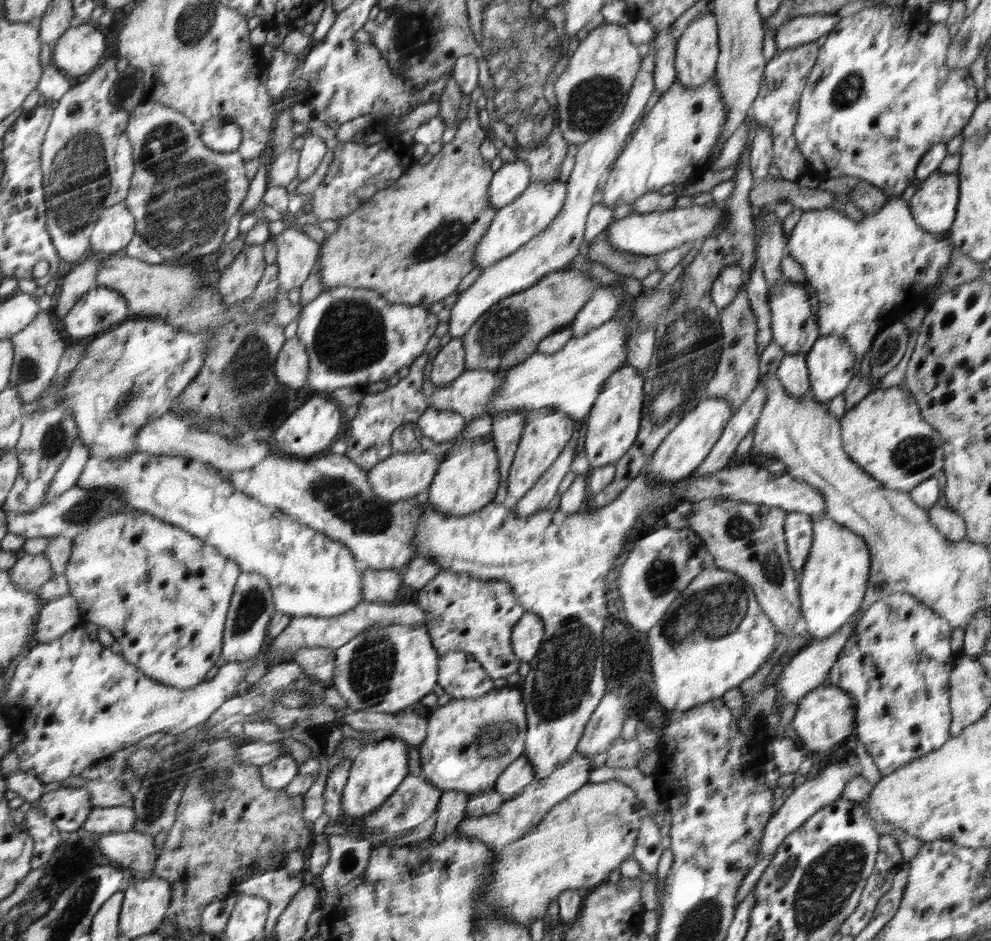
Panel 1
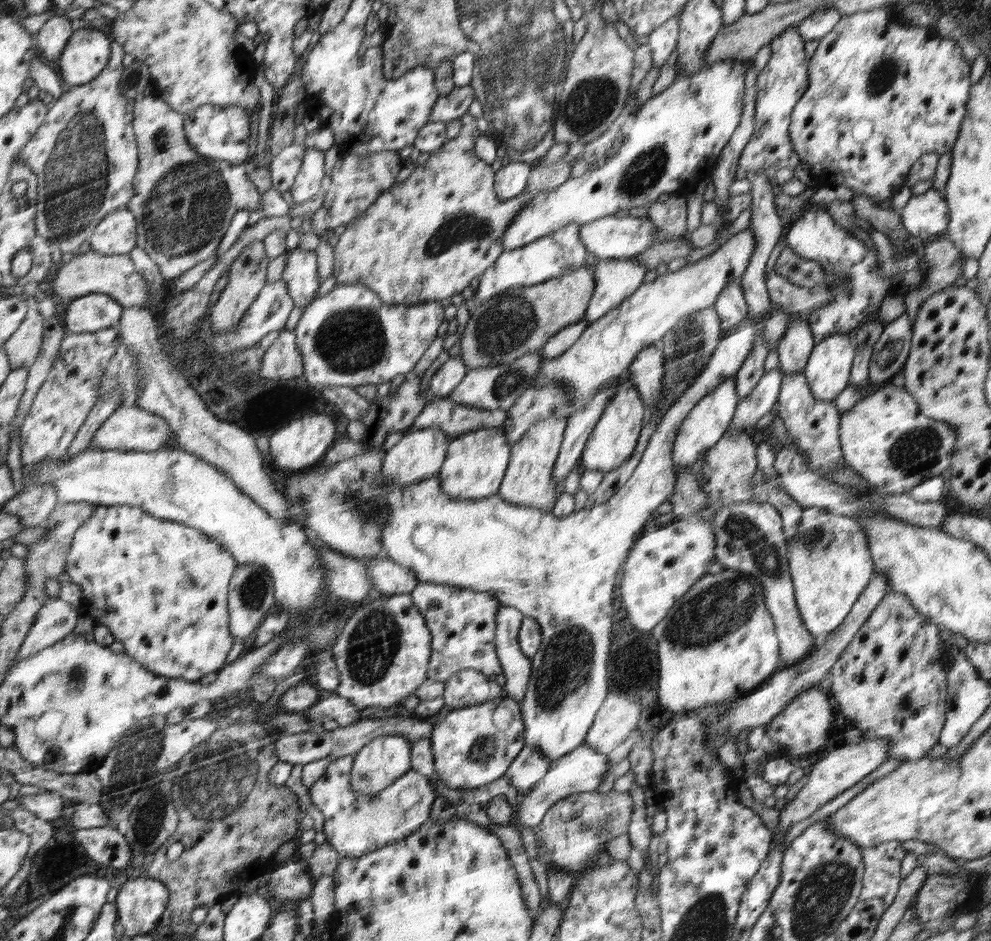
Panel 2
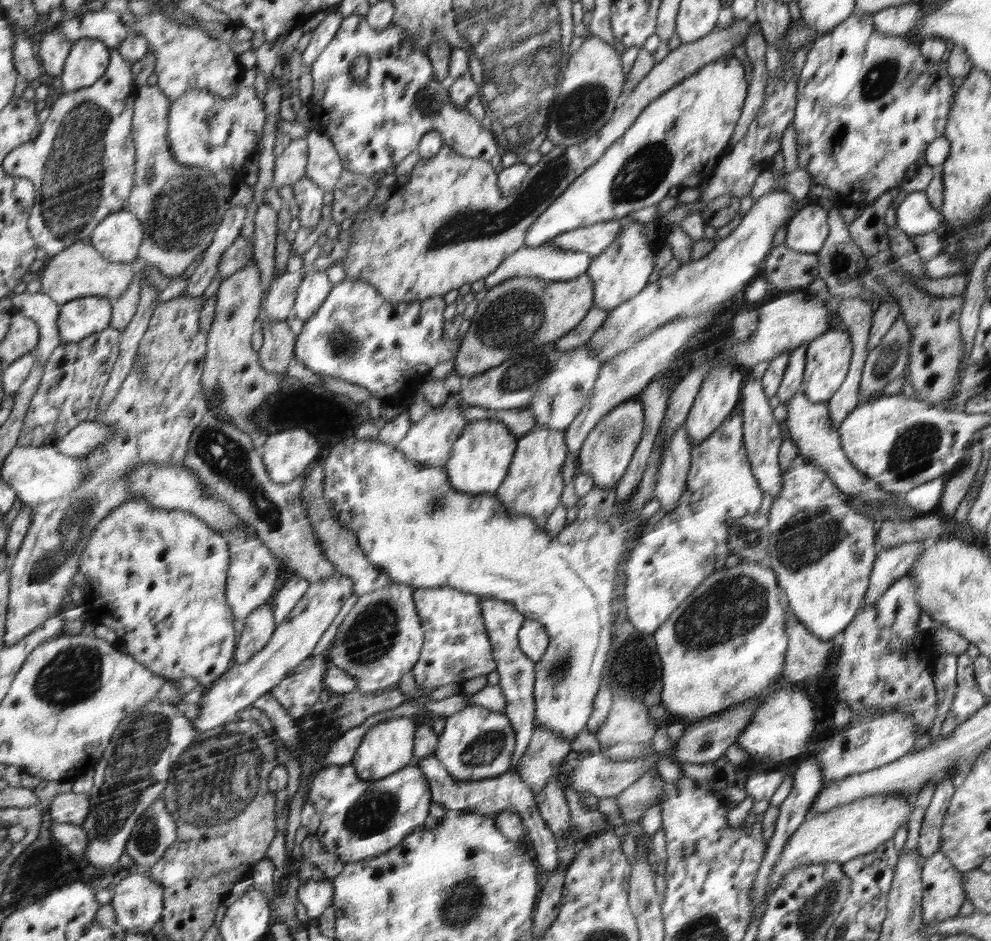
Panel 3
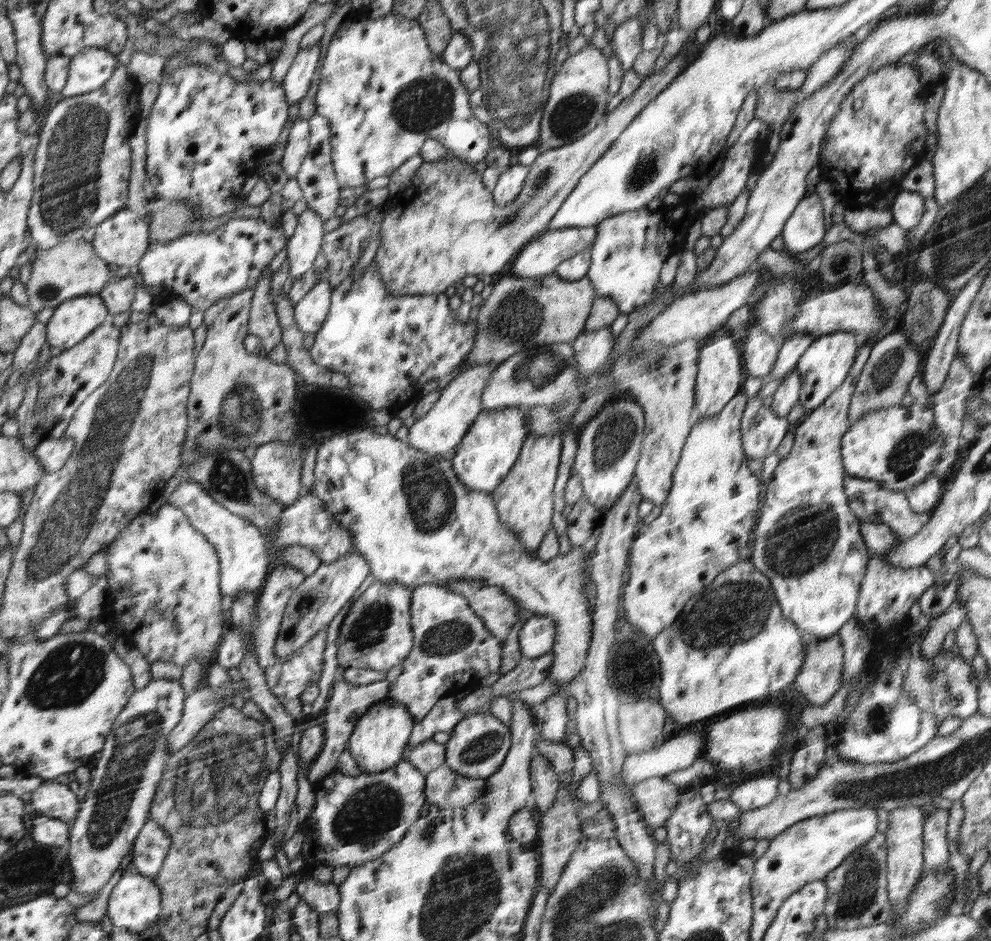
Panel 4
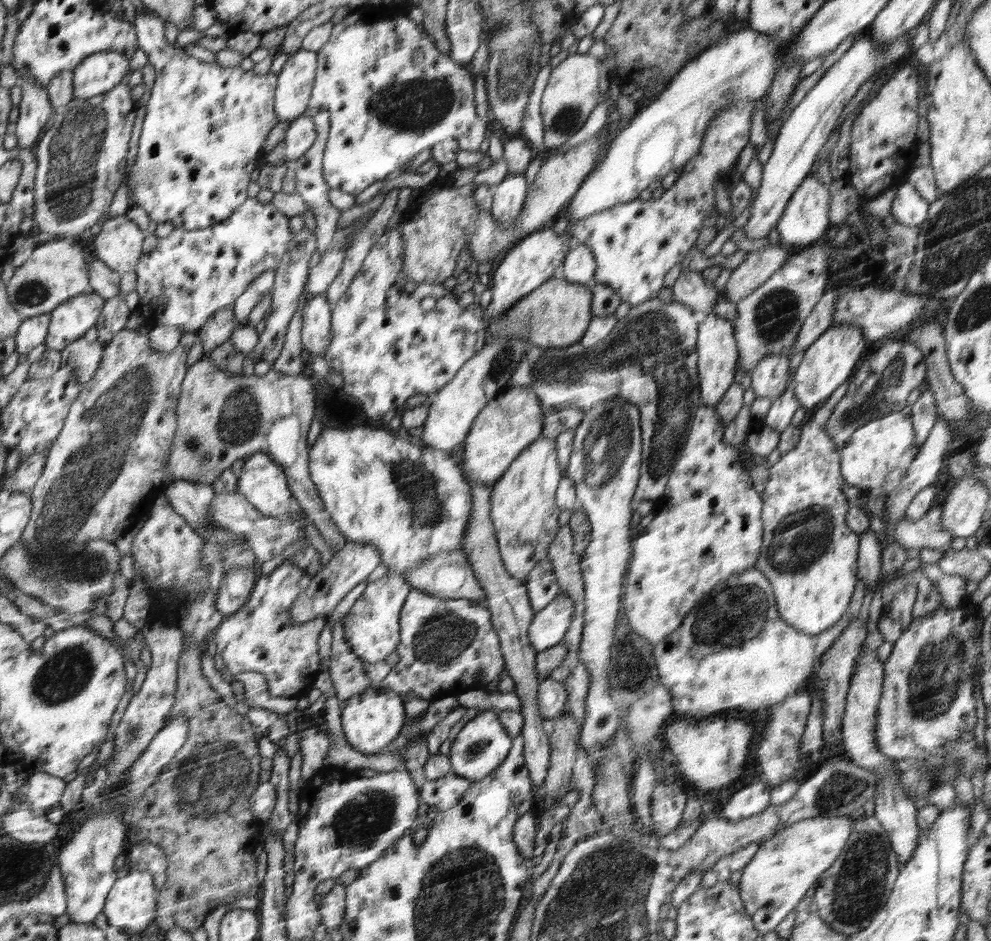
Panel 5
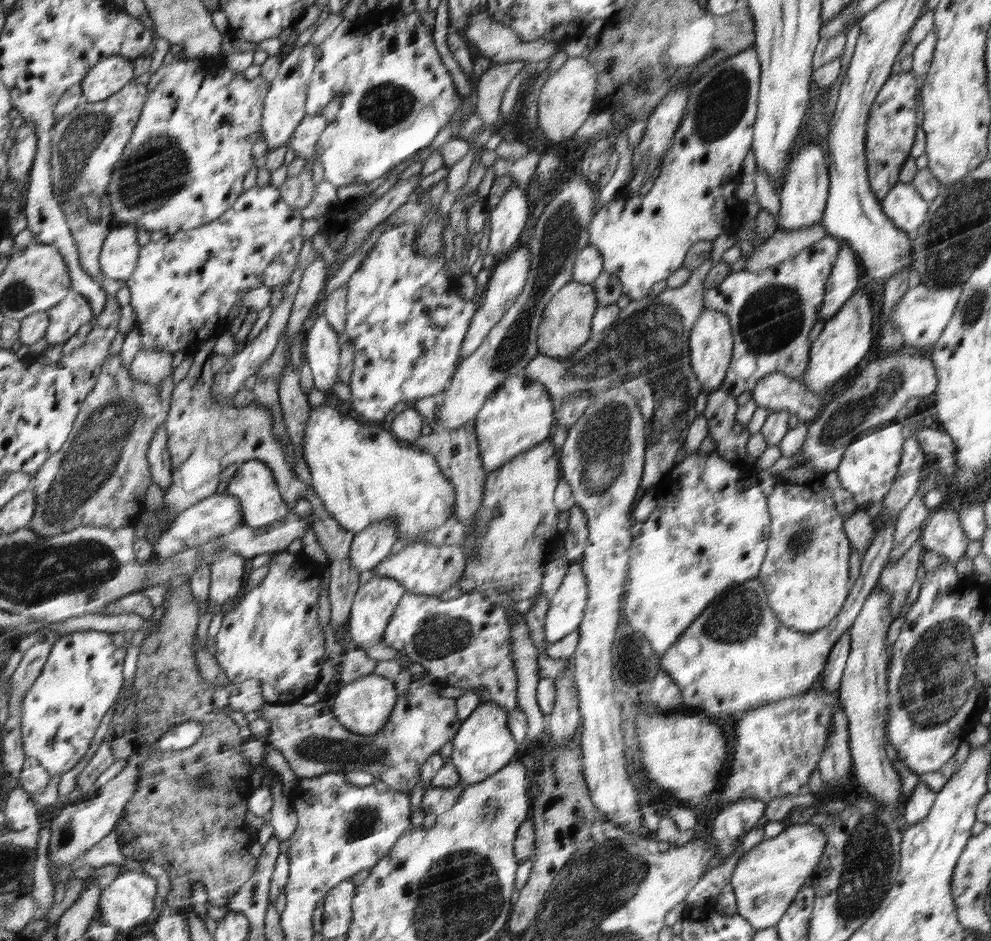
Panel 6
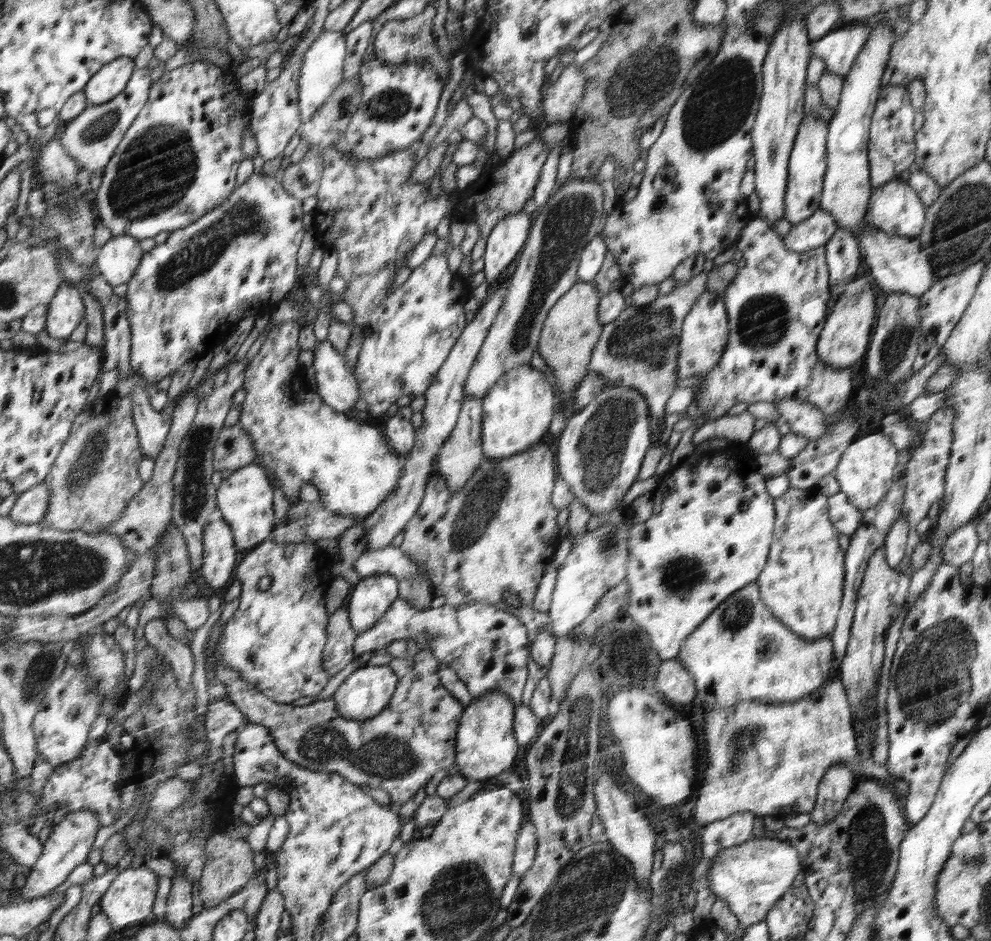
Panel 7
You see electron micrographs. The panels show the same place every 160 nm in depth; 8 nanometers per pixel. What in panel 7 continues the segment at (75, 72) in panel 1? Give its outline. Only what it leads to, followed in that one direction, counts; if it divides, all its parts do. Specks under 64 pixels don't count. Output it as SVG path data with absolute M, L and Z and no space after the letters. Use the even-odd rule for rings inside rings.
M135 57L117 58L100 70L85 88L89 106L106 104L125 92L134 73L137 72Z

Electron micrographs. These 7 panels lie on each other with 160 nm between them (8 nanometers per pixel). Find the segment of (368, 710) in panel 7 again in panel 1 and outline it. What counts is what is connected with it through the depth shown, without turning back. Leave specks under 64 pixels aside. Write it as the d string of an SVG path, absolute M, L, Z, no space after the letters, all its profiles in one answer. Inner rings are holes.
M385 738L366 745L352 757L346 796L341 797L342 815L357 819L373 813L408 776L408 750L402 739Z

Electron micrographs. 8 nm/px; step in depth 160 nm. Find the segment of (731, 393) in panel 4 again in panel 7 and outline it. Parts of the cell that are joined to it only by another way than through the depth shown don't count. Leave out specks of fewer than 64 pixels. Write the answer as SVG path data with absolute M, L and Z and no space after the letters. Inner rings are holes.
M706 291L697 298L697 304L685 318L682 325L680 356L677 358L677 376L690 378L690 376L702 376L711 371L726 350L728 338L728 321L726 320L726 308L724 298L714 291Z

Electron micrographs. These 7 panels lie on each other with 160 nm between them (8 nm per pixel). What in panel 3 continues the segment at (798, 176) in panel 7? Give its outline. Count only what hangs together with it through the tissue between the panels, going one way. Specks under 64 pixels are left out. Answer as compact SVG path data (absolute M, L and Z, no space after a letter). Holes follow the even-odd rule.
M820 204L806 206L798 210L786 228L785 243L788 248L800 253L820 252L829 234L828 210Z

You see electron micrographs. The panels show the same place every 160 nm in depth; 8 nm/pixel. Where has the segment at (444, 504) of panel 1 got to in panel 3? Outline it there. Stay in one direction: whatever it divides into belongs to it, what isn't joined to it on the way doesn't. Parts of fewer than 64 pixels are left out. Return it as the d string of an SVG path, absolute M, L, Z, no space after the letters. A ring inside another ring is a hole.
M480 419L471 422L453 445L452 457L444 464L450 482L459 491L478 494L496 493L502 480L508 476L508 469L516 450L516 438L506 423L496 419Z

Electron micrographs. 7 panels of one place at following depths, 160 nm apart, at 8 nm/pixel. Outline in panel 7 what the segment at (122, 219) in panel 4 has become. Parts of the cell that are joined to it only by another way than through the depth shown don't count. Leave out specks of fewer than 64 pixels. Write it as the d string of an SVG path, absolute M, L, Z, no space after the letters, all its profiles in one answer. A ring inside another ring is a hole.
M113 237L99 250L99 270L114 286L129 284L145 258L142 244L136 237Z

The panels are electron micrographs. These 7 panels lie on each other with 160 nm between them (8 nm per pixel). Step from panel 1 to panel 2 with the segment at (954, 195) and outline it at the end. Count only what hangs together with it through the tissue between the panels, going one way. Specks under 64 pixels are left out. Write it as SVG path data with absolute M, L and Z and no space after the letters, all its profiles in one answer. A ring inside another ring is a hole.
M931 188L911 197L900 214L903 228L920 243L944 233L949 224L950 208L946 194Z

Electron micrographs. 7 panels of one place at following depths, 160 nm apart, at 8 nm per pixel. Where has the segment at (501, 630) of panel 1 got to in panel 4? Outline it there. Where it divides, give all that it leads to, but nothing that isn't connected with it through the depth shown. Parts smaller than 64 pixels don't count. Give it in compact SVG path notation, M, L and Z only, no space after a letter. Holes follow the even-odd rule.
M437 584L420 585L414 593L414 650L402 662L402 674L390 682L389 700L400 702L422 720L438 700L478 689L482 678L501 668L502 642L485 626L465 595Z

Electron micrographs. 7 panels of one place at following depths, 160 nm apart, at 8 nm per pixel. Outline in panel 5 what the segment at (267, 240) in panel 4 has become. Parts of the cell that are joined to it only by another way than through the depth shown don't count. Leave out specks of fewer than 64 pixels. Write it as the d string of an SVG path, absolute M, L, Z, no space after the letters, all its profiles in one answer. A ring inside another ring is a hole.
M251 197L226 221L209 228L194 231L174 229L166 238L150 234L145 243L145 254L136 270L136 290L141 297L136 311L145 316L145 325L150 328L177 326L182 334L198 332L218 311L233 305L238 296L263 272L277 269L293 241L288 222L290 217L276 210L272 203L262 204L257 198Z

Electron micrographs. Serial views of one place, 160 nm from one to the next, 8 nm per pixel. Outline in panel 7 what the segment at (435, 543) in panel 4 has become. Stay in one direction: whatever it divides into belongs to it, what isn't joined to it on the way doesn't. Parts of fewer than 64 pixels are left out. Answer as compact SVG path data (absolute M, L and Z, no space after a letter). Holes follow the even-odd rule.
M288 321L268 333L260 350L246 367L241 386L246 390L246 396L241 403L242 411L237 423L244 426L249 437L253 439L254 451L258 454L257 465L261 466L268 476L273 476L270 481L275 480L290 502L298 502L300 488L304 484L314 484L319 490L319 500L330 513L360 517L364 520L397 488L401 474L396 452L390 452L388 442L374 425L360 426L357 421L350 420L343 413L334 410L321 396L308 396L312 394L312 388L304 376L300 380L298 372L298 332L298 324Z

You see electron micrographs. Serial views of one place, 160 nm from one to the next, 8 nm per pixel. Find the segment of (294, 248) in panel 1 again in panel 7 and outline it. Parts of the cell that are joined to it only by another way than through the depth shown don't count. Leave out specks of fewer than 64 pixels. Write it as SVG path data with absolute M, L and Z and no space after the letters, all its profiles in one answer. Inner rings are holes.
M328 339L320 341L313 355L318 394L338 412L350 410L356 404L360 390L344 355Z

